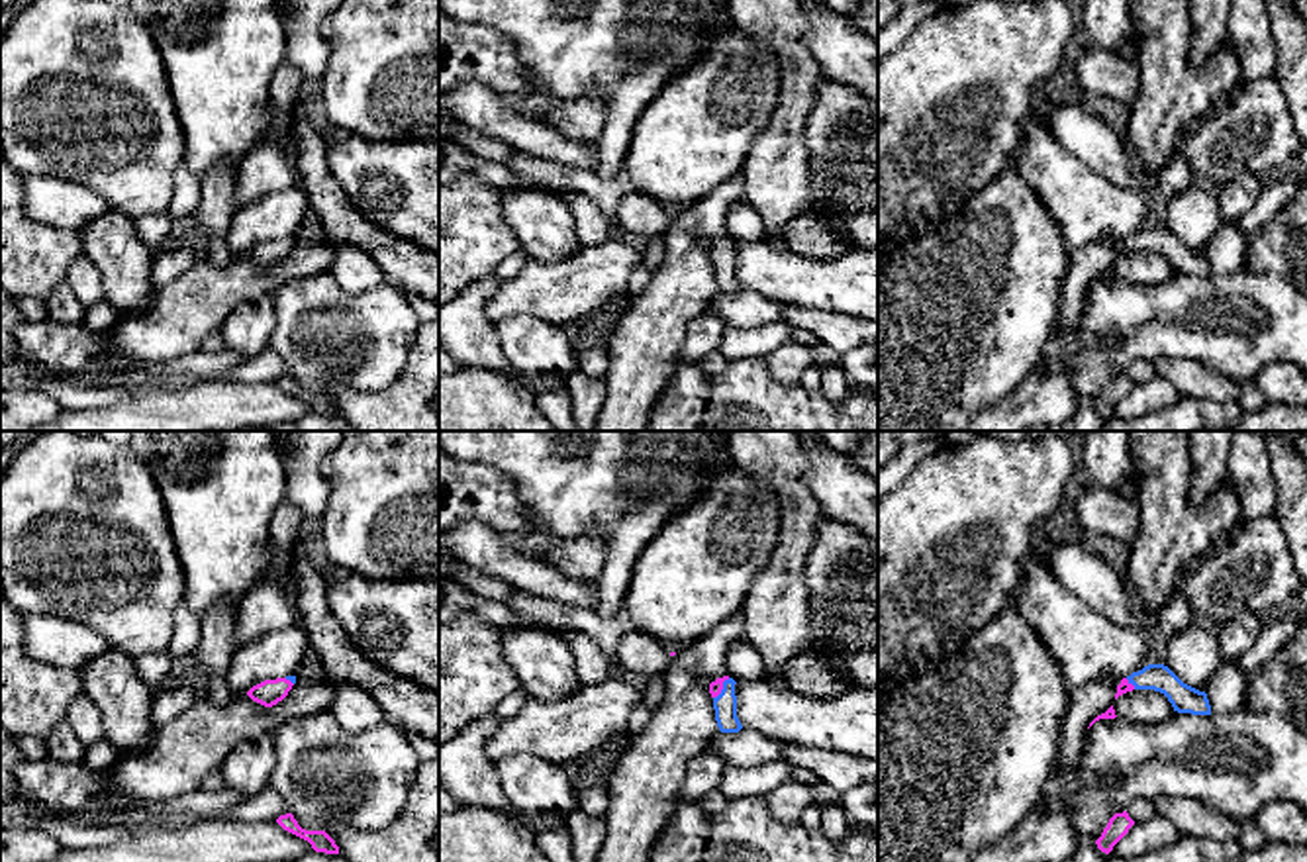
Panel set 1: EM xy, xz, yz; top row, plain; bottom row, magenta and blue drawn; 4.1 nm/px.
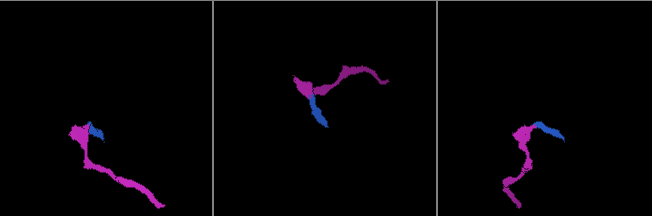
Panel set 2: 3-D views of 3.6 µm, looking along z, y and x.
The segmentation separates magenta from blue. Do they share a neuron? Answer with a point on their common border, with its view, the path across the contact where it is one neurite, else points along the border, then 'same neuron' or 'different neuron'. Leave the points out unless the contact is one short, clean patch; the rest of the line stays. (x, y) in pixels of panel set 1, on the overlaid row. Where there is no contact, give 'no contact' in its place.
xz (722, 688) | across xz (716, 686), (722, 688), (726, 704) | same neuron

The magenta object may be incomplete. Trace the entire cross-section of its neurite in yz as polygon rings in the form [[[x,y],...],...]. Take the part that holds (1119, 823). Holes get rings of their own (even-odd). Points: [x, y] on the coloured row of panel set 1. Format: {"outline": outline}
{"outline": [[[1127,811],[1115,813],[1107,827],[1103,829],[1101,837],[1095,840],[1097,848],[1105,854],[1113,850],[1113,846],[1129,833],[1135,821],[1129,817]]]}

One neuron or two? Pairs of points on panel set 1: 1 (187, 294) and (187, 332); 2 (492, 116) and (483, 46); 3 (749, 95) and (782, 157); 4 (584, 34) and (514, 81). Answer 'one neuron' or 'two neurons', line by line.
1: one neuron
2: two neurons
3: two neurons
4: two neurons

